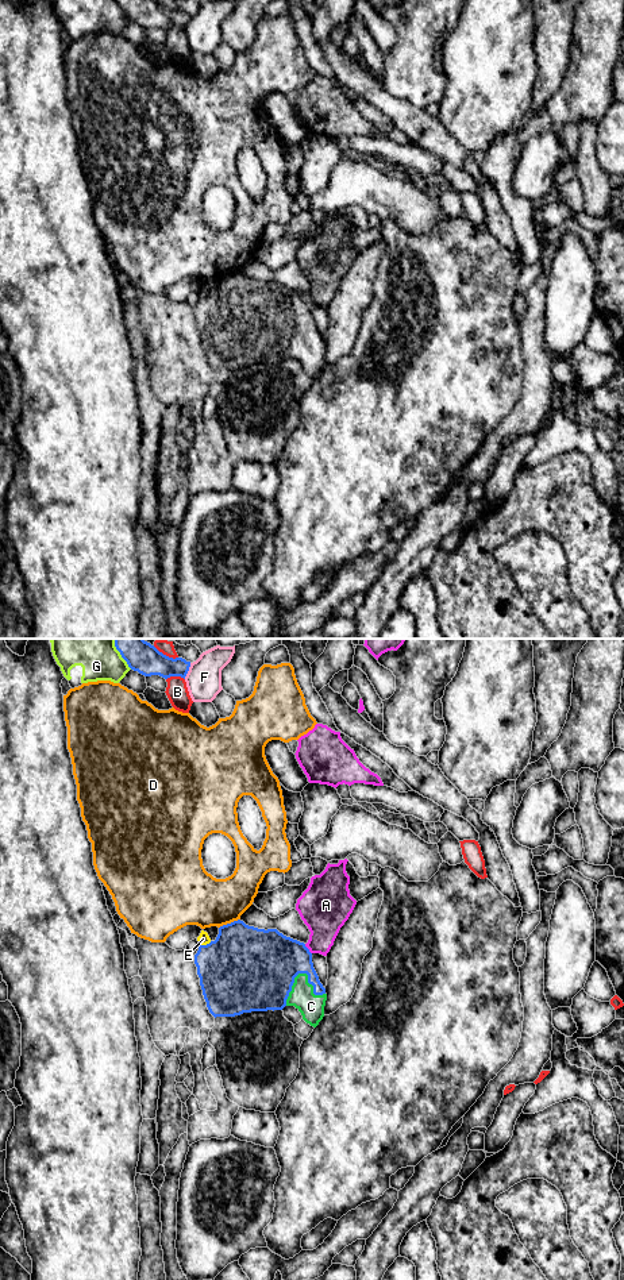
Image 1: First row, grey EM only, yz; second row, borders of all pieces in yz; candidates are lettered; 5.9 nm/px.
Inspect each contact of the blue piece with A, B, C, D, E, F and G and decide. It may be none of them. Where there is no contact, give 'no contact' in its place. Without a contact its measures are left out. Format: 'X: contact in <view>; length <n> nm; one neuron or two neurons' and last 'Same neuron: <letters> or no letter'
A: contact in yz; length 80 nm; two neurons
B: contact in yz; length 110 nm; two neurons
C: contact in yz; length 260 nm; one neuron
D: contact in yz; length 140 nm; two neurons
E: contact in yz; length 80 nm; two neurons
F: contact in yz; length 100 nm; two neurons
G: contact in yz; length 160 nm; two neurons
Same neuron: C

